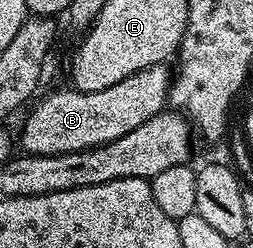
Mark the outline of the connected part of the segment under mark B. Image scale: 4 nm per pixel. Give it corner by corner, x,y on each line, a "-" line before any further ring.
163,64
144,68
132,76
124,76
120,84
112,84
112,88
104,88
100,92
67,88
47,98
39,97
25,111
26,119
22,122
22,135
17,135
17,145
21,149
23,146
26,154
67,154
90,150
93,146
120,140
120,136
128,136
132,128
140,128
144,120
152,120
152,116
167,109
172,81
172,70
168,67

